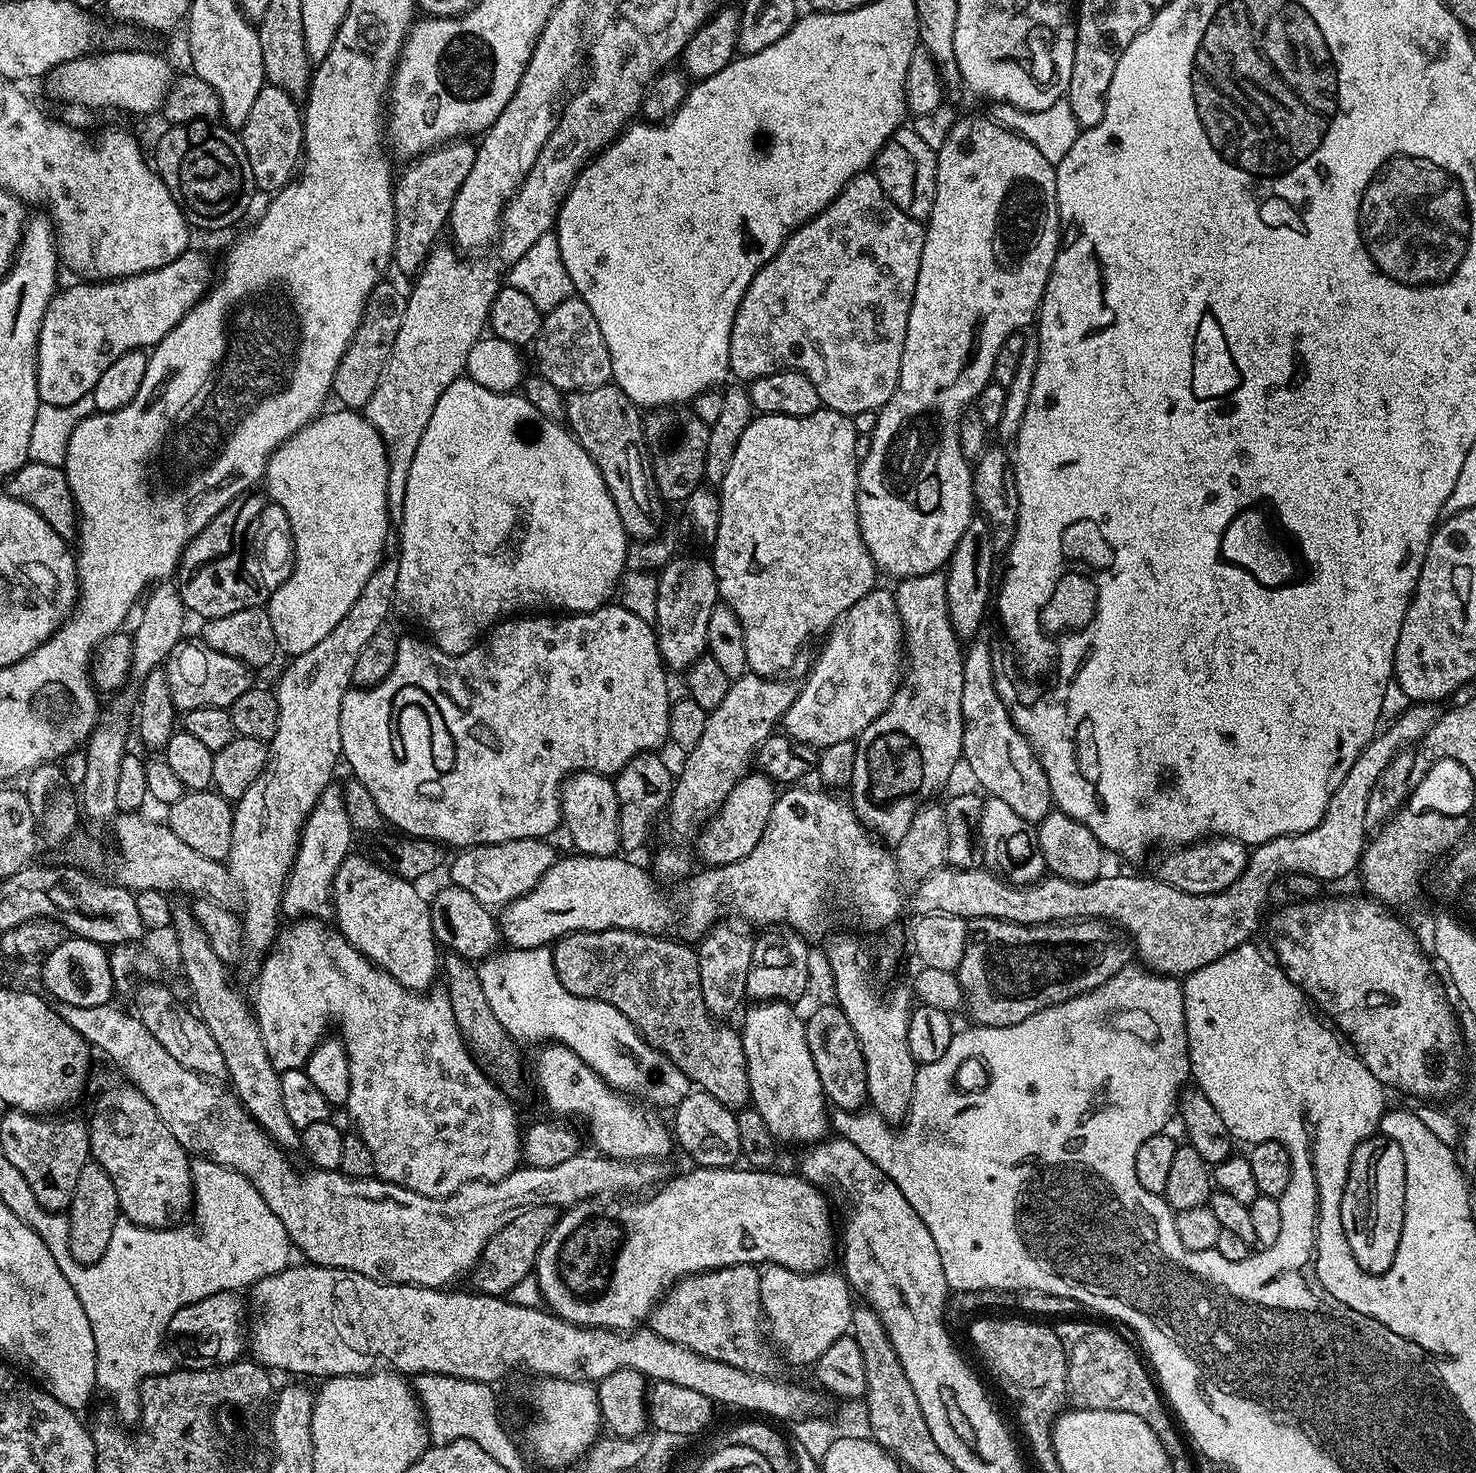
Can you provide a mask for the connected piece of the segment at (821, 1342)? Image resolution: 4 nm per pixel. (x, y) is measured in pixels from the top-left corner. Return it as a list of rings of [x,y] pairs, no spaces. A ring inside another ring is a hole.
[[[769,1264],[760,1272],[760,1306],[766,1321],[767,1335],[775,1351],[780,1351],[792,1364],[815,1365],[816,1360],[826,1354],[827,1348],[851,1329],[854,1293],[839,1271],[828,1271],[795,1272],[777,1264]]]

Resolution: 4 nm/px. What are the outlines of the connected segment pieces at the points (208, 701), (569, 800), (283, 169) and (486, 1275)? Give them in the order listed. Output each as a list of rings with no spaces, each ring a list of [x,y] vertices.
[[[200,638],[180,639],[170,650],[163,669],[170,686],[170,698],[181,713],[199,708],[231,709],[232,704],[238,698],[242,698],[242,694],[246,694],[246,690],[254,687],[253,669],[238,658],[230,658],[206,646]]]
[[[578,772],[568,777],[560,793],[560,815],[563,827],[568,827],[568,836],[577,853],[585,856],[614,856],[621,851],[618,838],[618,794],[615,783],[600,772]]]
[[[265,86],[258,98],[254,98],[250,118],[246,118],[238,135],[246,150],[246,158],[250,158],[250,170],[254,174],[257,189],[261,193],[275,194],[286,187],[301,163],[304,147],[302,112],[291,94],[284,89]]]
[[[551,1204],[546,1206],[534,1206],[517,1212],[507,1222],[496,1229],[493,1236],[488,1239],[488,1245],[484,1248],[484,1254],[480,1258],[471,1273],[475,1291],[486,1296],[503,1297],[518,1282],[529,1279],[533,1275],[536,1265],[536,1255],[544,1244],[548,1232],[556,1223],[557,1213]]]

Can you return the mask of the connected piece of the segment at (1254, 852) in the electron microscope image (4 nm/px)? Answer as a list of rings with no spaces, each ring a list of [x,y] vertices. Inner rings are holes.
[[[1416,702],[1391,721],[1385,732],[1383,729],[1373,736],[1362,754],[1358,754],[1354,766],[1350,766],[1350,774],[1346,774],[1342,786],[1338,786],[1330,798],[1322,822],[1318,822],[1314,830],[1279,836],[1265,844],[1255,845],[1249,851],[1246,870],[1225,892],[1186,894],[1152,874],[1102,874],[1090,882],[1070,882],[1061,876],[1048,874],[1032,884],[1009,884],[983,866],[970,870],[943,866],[915,885],[912,908],[917,917],[950,914],[961,916],[966,921],[994,918],[1011,924],[1109,920],[1127,932],[1135,955],[1144,959],[1141,960],[1143,967],[1149,972],[1158,976],[1188,977],[1236,947],[1249,943],[1259,928],[1261,931],[1264,903],[1276,879],[1277,883],[1288,873],[1297,872],[1329,882],[1357,871],[1366,843],[1366,806],[1370,802],[1374,782],[1378,782],[1382,770],[1386,770],[1397,752],[1412,746],[1408,744],[1419,745],[1423,741],[1430,726],[1434,726],[1437,715],[1435,703]]]

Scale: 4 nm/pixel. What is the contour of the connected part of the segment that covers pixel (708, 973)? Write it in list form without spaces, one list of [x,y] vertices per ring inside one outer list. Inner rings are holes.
[[[724,922],[701,936],[696,948],[698,958],[698,978],[702,982],[702,1002],[714,1018],[732,1016],[736,1007],[746,1000],[746,977],[750,975],[750,958],[754,940],[750,935],[736,928],[727,928]]]

